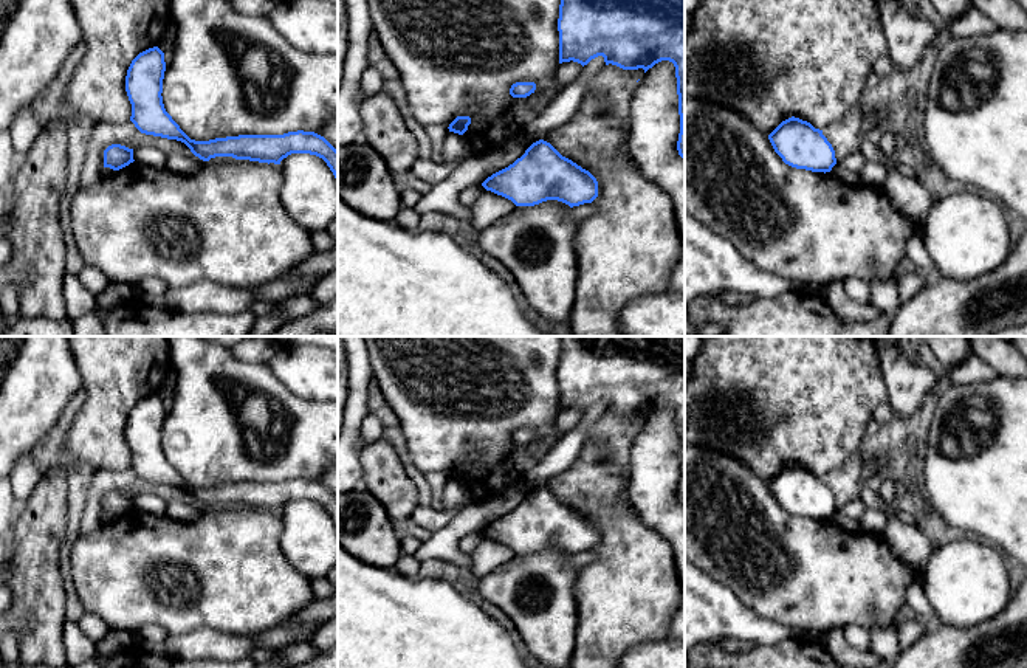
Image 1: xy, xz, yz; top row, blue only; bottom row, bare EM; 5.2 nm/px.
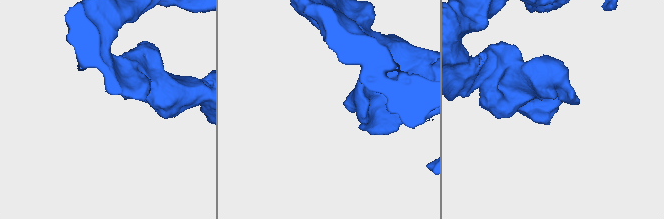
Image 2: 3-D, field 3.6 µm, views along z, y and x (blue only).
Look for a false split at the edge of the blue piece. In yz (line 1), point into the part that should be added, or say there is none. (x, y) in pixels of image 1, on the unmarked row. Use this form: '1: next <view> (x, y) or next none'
1: next none

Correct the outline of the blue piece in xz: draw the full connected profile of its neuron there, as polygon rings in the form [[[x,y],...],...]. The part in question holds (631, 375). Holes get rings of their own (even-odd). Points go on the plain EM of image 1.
[[[558,336],[559,352],[559,411],[578,409],[582,414],[603,403],[606,412],[623,417],[643,415],[644,420],[661,408],[675,414],[680,480],[677,498],[685,505],[685,336]]]

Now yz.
[[[799,465],[782,468],[768,487],[775,499],[792,515],[826,521],[836,511],[835,498],[823,477]]]

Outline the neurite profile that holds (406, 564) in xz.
[[[401,555],[393,569],[401,575],[417,577],[420,570],[420,563],[412,555]]]

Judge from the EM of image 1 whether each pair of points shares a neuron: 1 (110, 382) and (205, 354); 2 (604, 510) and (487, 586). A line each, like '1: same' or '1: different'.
1: different
2: different

